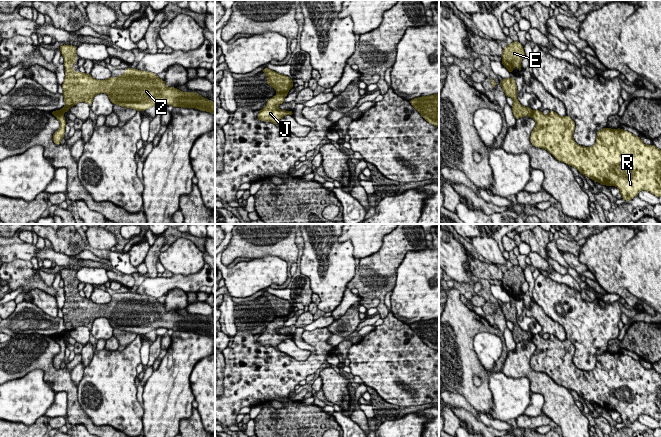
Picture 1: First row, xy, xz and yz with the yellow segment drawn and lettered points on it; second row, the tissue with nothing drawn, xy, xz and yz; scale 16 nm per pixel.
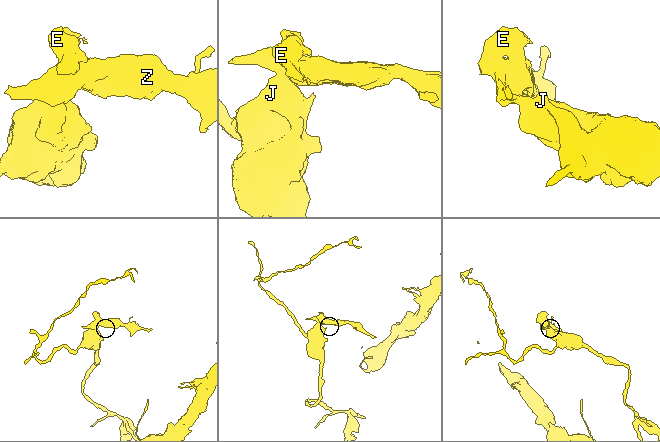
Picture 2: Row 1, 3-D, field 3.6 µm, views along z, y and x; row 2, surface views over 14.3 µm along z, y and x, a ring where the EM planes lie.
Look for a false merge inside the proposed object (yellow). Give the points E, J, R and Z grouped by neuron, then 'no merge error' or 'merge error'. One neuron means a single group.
E Z / J R; merge error

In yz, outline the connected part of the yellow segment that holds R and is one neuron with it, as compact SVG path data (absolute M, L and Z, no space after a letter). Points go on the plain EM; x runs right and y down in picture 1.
M535 334L531 340L536 350L530 365L533 370L546 373L558 385L575 391L579 397L602 409L616 410L622 422L627 426L637 421L641 414L661 420L661 374L655 369L645 369L639 360L635 360L621 352L608 351L597 356L596 367L591 371L578 369L573 362L575 347L569 340L561 341L550 335L544 339Z

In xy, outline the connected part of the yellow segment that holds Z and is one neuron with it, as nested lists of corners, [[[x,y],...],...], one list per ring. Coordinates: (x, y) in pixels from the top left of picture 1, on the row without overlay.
[[[63,268],[59,272],[65,290],[62,308],[65,330],[51,337],[64,337],[79,326],[86,326],[91,330],[97,318],[105,317],[112,328],[141,336],[158,328],[167,328],[174,332],[196,332],[215,339],[213,325],[196,316],[182,316],[177,312],[167,311],[164,304],[149,295],[128,291],[123,299],[111,300],[106,304],[97,304],[90,298],[76,296],[71,290],[76,287],[76,270]]]

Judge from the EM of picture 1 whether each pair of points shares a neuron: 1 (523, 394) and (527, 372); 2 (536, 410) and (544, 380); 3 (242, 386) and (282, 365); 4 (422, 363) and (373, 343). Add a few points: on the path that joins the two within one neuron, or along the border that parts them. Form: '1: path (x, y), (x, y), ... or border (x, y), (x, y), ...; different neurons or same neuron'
1: border (503, 372), (511, 377), (526, 377), (532, 392); different neurons
2: border (532, 392), (538, 392), (543, 397), (543, 413); different neurons
3: path (252, 381), (261, 374), (272, 374); same neuron
4: path (410, 361), (393, 360), (385, 355); same neuron

